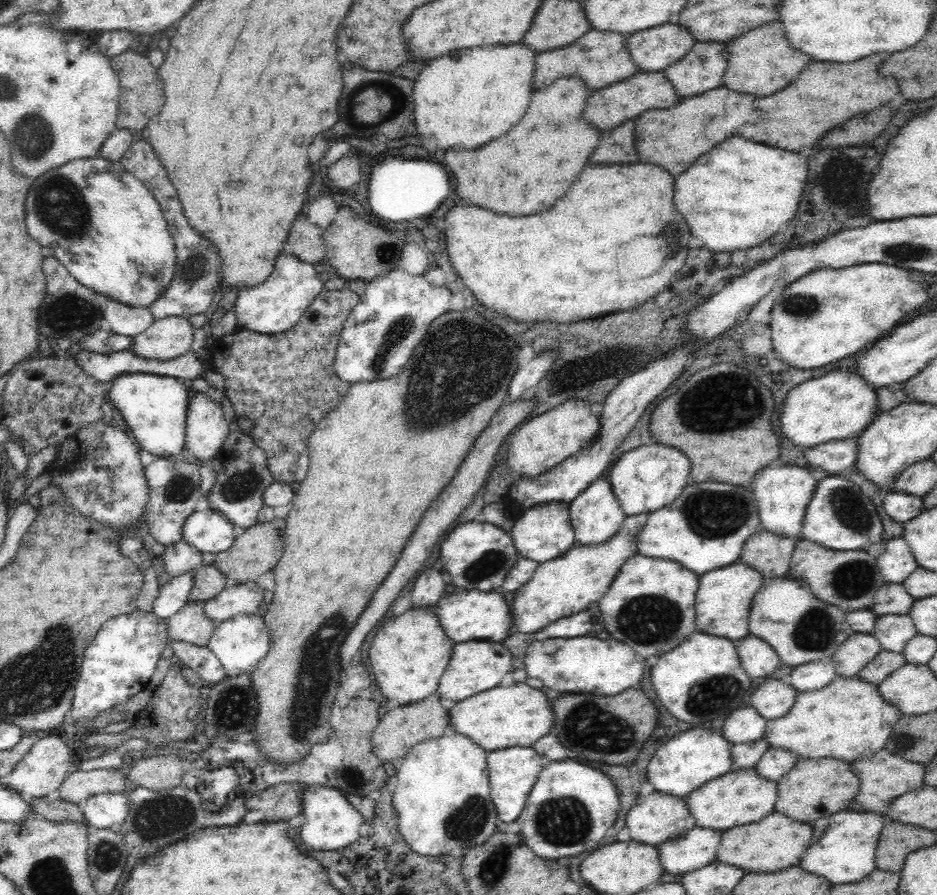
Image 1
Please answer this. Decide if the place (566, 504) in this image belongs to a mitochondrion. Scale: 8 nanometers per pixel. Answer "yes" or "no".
no

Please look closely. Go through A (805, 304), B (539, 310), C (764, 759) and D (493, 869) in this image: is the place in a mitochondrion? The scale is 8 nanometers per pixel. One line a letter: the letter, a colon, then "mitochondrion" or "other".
A: mitochondrion
B: other
C: other
D: mitochondrion

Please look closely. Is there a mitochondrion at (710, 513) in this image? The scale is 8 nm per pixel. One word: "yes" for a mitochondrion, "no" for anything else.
yes

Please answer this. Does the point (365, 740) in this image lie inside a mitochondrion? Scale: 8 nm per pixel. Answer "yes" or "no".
no

